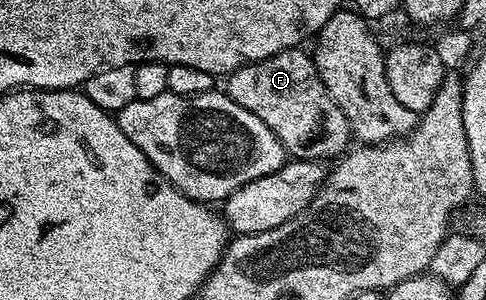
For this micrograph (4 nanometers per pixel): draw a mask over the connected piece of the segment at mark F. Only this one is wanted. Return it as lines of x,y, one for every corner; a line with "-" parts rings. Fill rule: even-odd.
302,47
290,48
241,66
226,77
225,95
237,102
237,106
245,106
249,114
257,114
257,118
261,118
261,122
265,122
265,126
277,134
288,157
334,161
348,151
353,140
351,127
345,114
341,114
337,102
333,102
325,90
315,69
314,59
303,51

